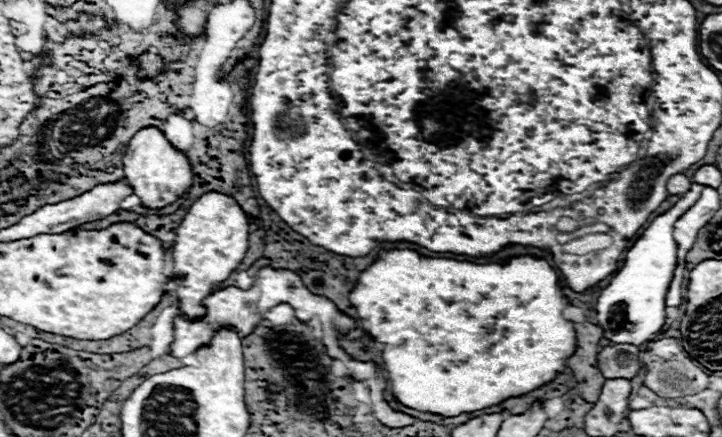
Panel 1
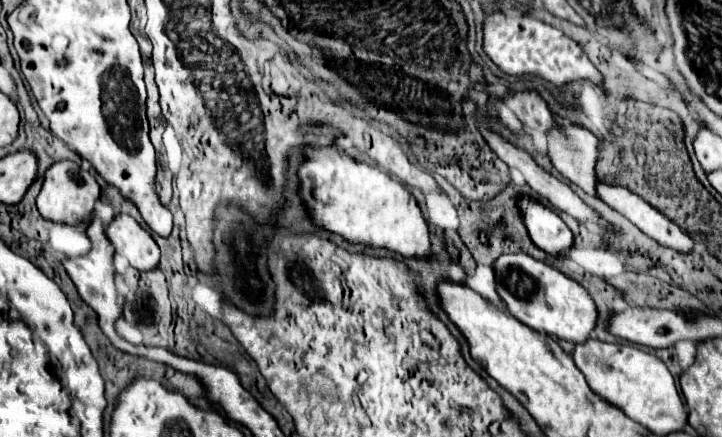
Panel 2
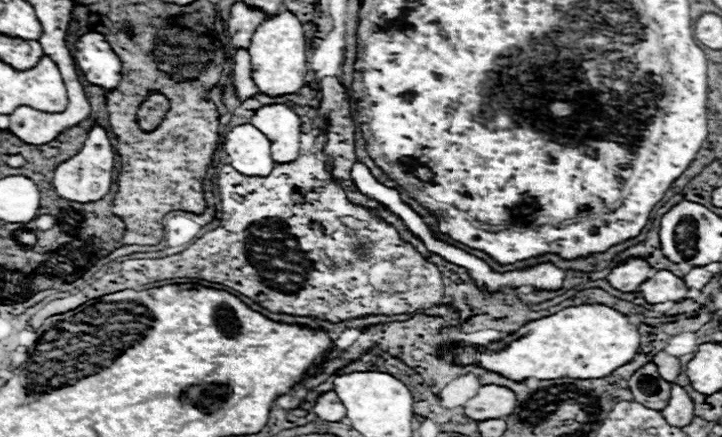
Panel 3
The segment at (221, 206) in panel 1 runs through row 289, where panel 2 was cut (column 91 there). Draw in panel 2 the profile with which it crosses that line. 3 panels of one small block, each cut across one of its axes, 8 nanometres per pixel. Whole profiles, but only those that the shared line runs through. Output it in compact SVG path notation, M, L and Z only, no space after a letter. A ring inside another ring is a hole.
M56 162L44 176L44 186L42 192L36 200L36 206L40 210L40 214L46 220L52 222L60 222L60 224L70 224L70 226L78 226L82 224L94 210L96 200L100 198L100 186L96 182L96 178L82 170L76 162Z

